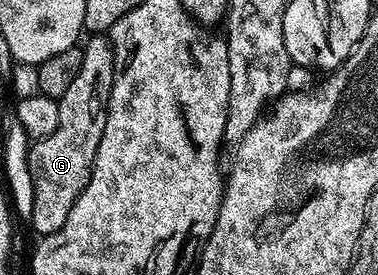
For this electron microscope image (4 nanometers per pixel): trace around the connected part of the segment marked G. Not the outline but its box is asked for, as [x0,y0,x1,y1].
[28,34,114,236]

